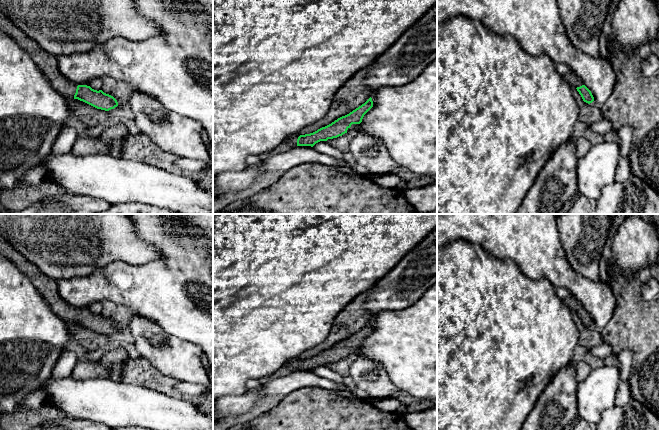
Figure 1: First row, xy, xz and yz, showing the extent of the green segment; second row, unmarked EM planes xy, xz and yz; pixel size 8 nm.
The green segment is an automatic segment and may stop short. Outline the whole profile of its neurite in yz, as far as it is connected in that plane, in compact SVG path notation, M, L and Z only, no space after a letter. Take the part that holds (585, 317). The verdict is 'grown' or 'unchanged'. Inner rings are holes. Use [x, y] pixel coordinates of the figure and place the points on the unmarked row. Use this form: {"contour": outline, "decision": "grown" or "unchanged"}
{"contour": "M570 296L566 298L564 302L571 311L577 313L584 326L590 328L594 325L591 315L584 309L583 305L578 300Z", "decision": "grown"}

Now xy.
{"contour": "M0 236L0 251L20 271L26 274L38 293L49 304L52 311L69 325L78 323L97 333L109 335L118 330L117 324L104 317L102 314L94 314L89 307L77 309L66 303L59 295L57 283L44 275L36 265L28 261L3 237Z", "decision": "grown"}

